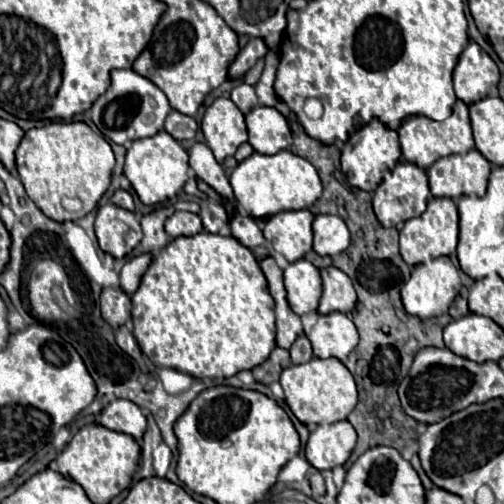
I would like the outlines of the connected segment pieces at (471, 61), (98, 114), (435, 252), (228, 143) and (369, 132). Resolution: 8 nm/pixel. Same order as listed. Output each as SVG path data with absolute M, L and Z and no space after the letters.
M470 40L454 68L456 96L466 104L472 104L488 96L490 88L498 84L498 80L500 72L496 62L474 40Z
M112 70L112 84L92 104L92 122L98 126L98 130L112 142L124 144L128 140L148 138L154 136L164 128L164 120L170 112L170 102L166 94L148 78L140 76L136 70Z
M430 198L422 216L408 220L400 230L400 254L408 264L420 264L430 258L450 256L458 244L458 208L452 198Z
M218 98L206 108L202 118L202 132L206 144L212 148L216 160L222 164L226 156L236 154L238 146L248 140L244 114L230 98Z
M372 120L370 124L366 124L358 132L354 132L348 138L348 142L344 144L344 148L341 149L340 171L346 174L346 178L352 186L366 190L366 192L374 192L378 188L378 184L382 182L384 174L388 170L392 170L400 158L402 158L402 152L400 152L398 132L388 128L380 120Z

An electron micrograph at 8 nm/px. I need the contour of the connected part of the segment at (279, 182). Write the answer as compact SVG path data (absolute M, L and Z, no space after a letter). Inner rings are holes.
M280 150L272 156L254 152L236 166L230 176L230 184L234 198L252 218L268 218L284 210L310 208L322 196L322 184L316 168L290 150Z

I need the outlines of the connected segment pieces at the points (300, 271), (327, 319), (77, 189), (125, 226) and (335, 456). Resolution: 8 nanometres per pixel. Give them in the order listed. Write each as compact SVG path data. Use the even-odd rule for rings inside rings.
M296 260L284 270L284 284L288 292L288 304L296 314L314 312L322 296L320 272L308 260Z
M330 312L318 314L318 322L308 332L308 338L318 358L334 356L338 360L346 360L358 344L358 330L344 312Z
M50 122L40 128L30 128L16 150L16 170L26 194L56 222L76 220L94 210L110 186L112 168L114 152L110 144L102 134L92 132L86 122ZM64 198L78 198L82 202L82 210L66 210L62 206Z
M106 204L98 210L94 230L100 248L114 258L128 256L142 240L140 222L136 216L116 204Z
M348 420L334 424L320 424L310 432L306 444L306 458L318 470L330 470L344 464L356 444L356 430Z

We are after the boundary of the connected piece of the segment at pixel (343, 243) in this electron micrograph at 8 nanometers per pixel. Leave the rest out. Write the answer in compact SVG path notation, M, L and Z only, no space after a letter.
M318 214L312 224L314 250L320 256L336 256L350 246L350 232L340 216Z

